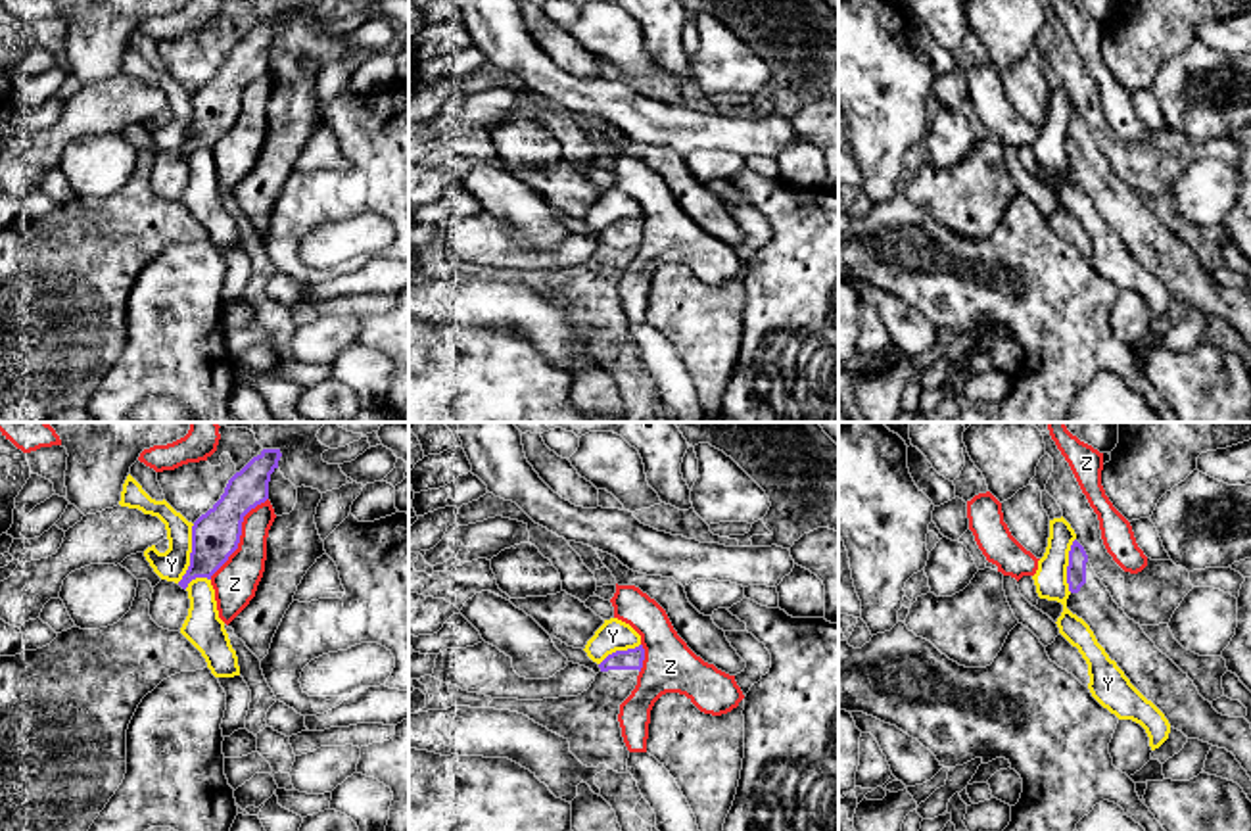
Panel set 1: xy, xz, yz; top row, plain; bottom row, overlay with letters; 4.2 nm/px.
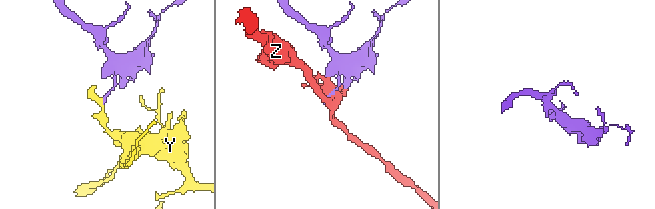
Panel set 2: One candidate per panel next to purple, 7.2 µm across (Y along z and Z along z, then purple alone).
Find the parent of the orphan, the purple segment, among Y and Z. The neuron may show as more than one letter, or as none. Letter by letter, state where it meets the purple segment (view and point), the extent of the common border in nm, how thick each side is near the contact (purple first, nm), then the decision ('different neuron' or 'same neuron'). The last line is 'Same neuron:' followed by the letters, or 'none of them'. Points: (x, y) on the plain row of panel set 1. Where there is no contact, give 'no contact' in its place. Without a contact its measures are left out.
Y: xy (190, 123) | 260 nm | 200/130 nm | different neuron
Z: xy (240, 104) | 420 nm | 200/180 nm | different neuron
Same neuron: none of them

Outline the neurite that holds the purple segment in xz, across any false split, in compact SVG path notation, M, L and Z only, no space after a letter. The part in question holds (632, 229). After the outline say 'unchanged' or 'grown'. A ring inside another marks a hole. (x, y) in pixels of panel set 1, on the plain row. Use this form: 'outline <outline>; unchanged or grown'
outline M643 215L627 221L616 221L608 225L601 234L601 242L608 244L610 248L637 248L645 230Z; grown

